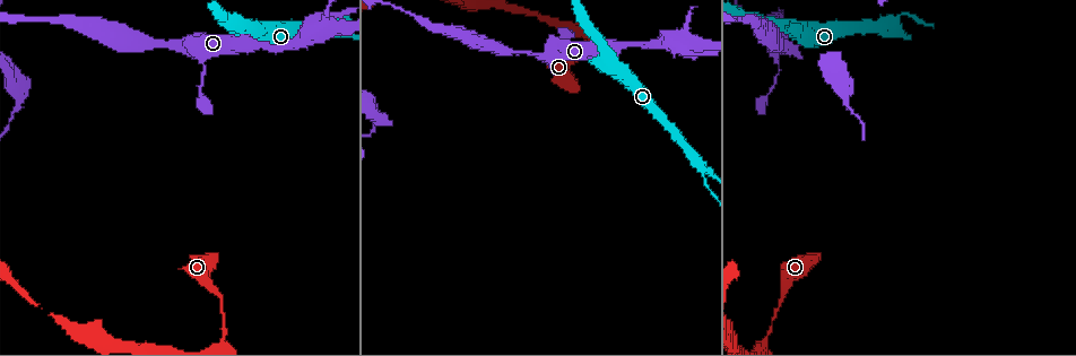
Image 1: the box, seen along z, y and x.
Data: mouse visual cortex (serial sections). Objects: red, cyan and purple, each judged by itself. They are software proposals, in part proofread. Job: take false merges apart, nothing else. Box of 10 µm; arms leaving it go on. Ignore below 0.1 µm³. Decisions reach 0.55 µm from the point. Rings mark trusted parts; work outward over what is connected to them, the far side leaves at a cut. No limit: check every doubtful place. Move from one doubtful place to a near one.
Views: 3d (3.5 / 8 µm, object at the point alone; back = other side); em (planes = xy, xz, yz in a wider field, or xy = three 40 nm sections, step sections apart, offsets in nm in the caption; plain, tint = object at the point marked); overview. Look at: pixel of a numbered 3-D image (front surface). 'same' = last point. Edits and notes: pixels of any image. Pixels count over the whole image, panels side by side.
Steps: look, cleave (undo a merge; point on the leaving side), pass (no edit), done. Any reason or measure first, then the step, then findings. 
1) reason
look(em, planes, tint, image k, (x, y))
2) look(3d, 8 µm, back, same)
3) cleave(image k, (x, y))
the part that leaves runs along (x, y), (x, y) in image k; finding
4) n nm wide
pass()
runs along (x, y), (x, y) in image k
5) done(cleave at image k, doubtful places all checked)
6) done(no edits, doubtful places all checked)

arms run side by side
look(3d, 3.5 µm, image 1, (685, 48))

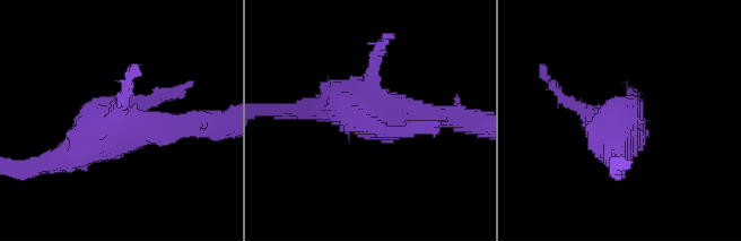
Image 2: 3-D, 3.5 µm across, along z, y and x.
4 arms; arms of 150, 150, 300, 350 nm
look(em, xy, step 5, tint, image 2, (372, 113))

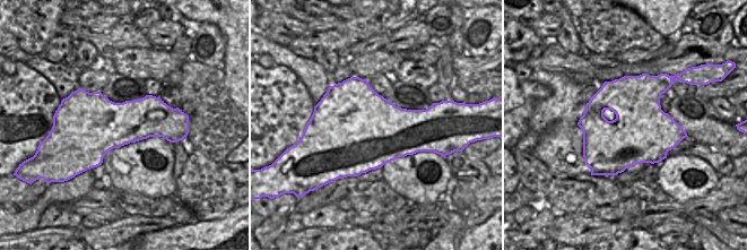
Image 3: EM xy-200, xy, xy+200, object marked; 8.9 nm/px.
750 nm wide
pass()
runs along (55, 160), (97, 128), (188, 128) in image 2; one cell here

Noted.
side arm on a straight run
look(3d, 3.5 µm, image 1, (697, 164))

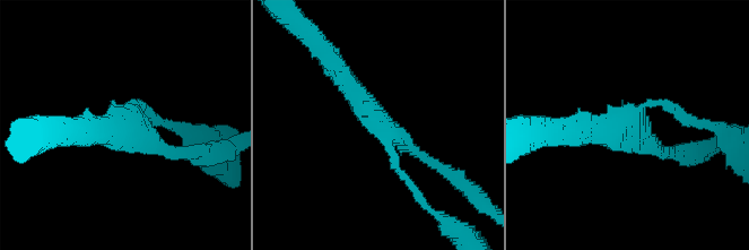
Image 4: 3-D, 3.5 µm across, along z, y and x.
3 arms; arms of 150, 200, 300 nm; now the EM
look(em, xy, step 5, tint, image 4, (375, 124))

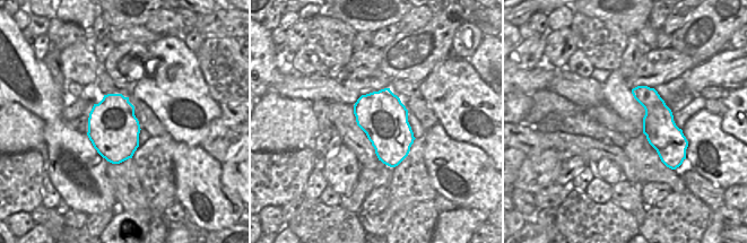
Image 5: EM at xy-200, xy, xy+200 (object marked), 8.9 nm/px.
pass()
runs along (333, 65), (375, 122), (424, 163) in image 4; continuous, no second cell

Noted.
look(3d, 8 µm, image 1, (223, 331))

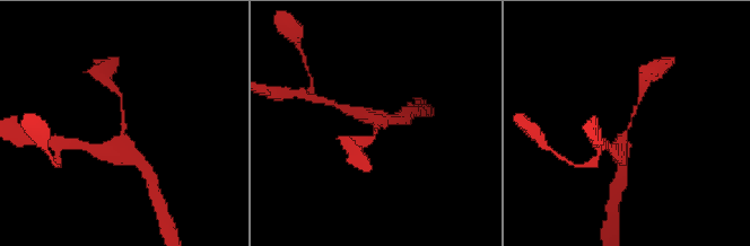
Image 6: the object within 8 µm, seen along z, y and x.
closer look
look(3d, 3.5 µm, same)

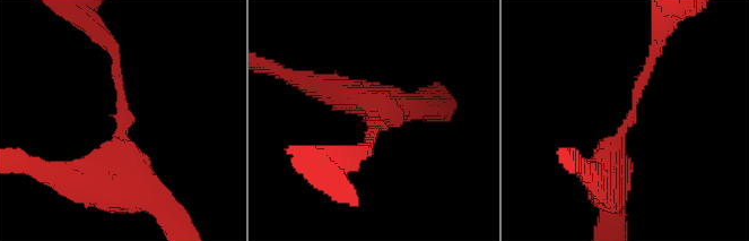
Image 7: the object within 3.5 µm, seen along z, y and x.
3 arms; arms of 150, 350, 350 nm
look(em, planes, tint, image 7, (372, 123))

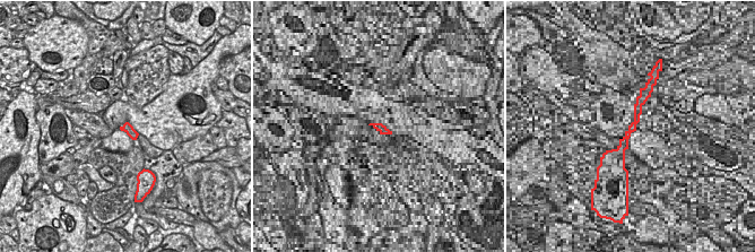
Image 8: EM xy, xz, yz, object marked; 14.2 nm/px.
140 nm wide
pass()
runs along (655, 52), (607, 166), (598, 166) in image 7; one cell here

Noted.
done(no edits, doubtful places all checked)

